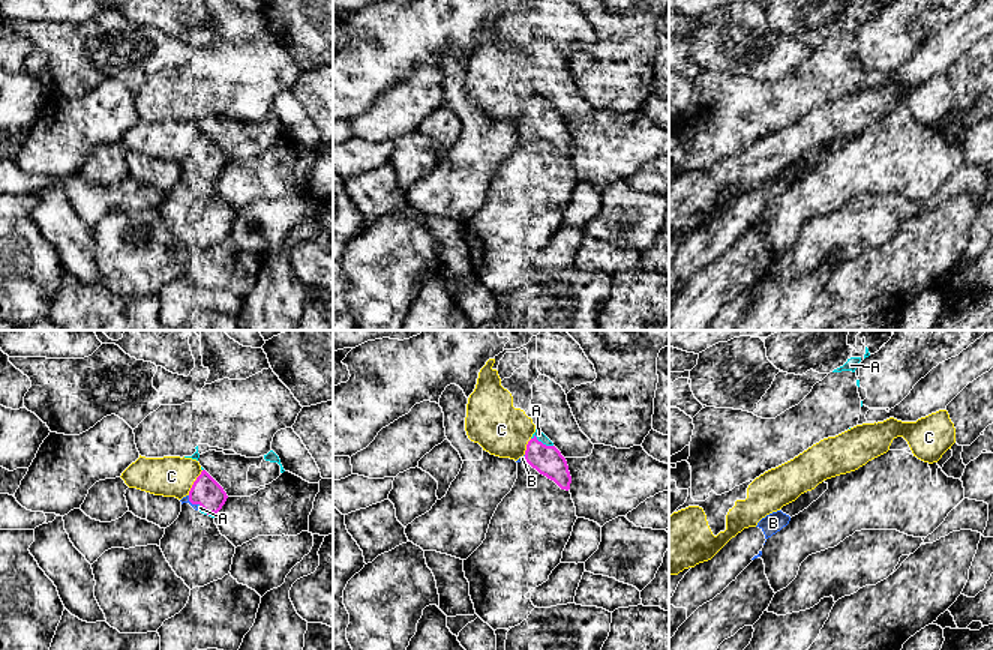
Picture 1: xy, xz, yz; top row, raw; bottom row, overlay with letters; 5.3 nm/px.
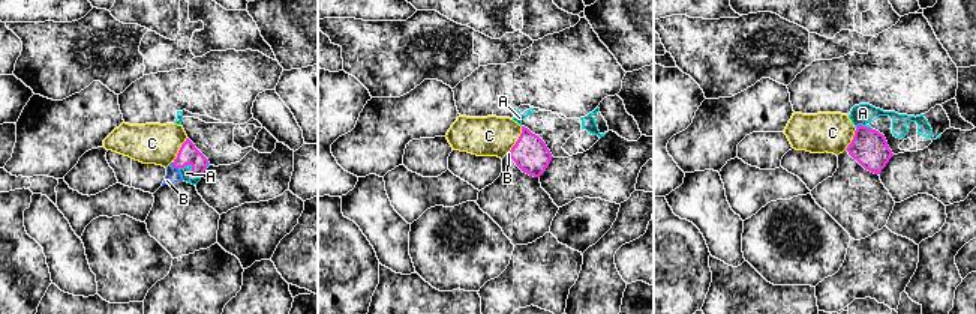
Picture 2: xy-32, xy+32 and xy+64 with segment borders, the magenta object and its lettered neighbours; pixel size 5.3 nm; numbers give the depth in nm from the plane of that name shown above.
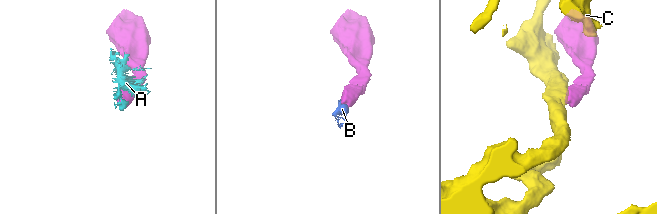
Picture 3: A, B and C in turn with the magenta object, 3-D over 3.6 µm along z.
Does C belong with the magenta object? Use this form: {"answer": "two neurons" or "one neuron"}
{"answer": "two neurons"}

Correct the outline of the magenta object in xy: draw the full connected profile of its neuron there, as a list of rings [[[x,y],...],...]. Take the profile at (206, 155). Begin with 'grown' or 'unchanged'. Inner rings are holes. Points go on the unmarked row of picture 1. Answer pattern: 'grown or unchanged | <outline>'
grown | [[[206,135],[194,146],[189,158],[180,165],[189,167],[195,174],[201,170],[207,179],[218,177],[225,168],[228,159],[224,152]]]

